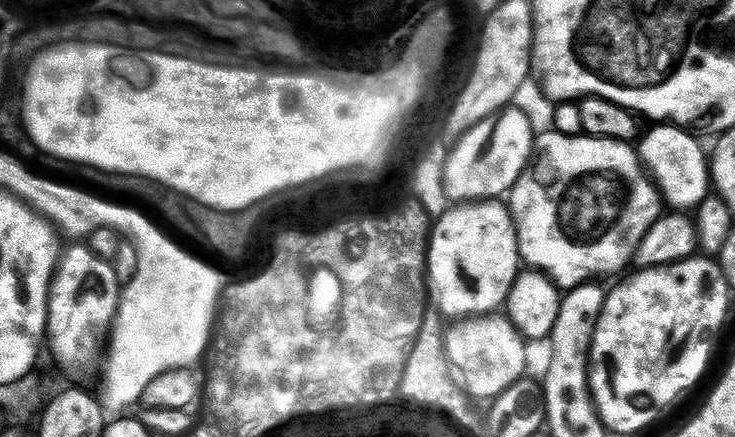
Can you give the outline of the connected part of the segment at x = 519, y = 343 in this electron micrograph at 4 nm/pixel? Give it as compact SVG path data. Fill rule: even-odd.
M492 314L487 318L460 320L455 323L456 326L445 331L444 356L449 365L464 378L462 386L466 394L472 388L480 388L480 384L488 380L488 392L497 398L496 388L500 388L500 384L515 387L525 377L527 341L511 320L497 318L497 315Z

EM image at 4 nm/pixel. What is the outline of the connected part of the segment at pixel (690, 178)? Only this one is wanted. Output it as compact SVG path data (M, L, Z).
M656 126L653 132L645 131L638 144L641 161L651 179L654 181L665 205L672 210L696 210L710 196L710 160L704 156L704 148L691 136L691 131L680 126Z

